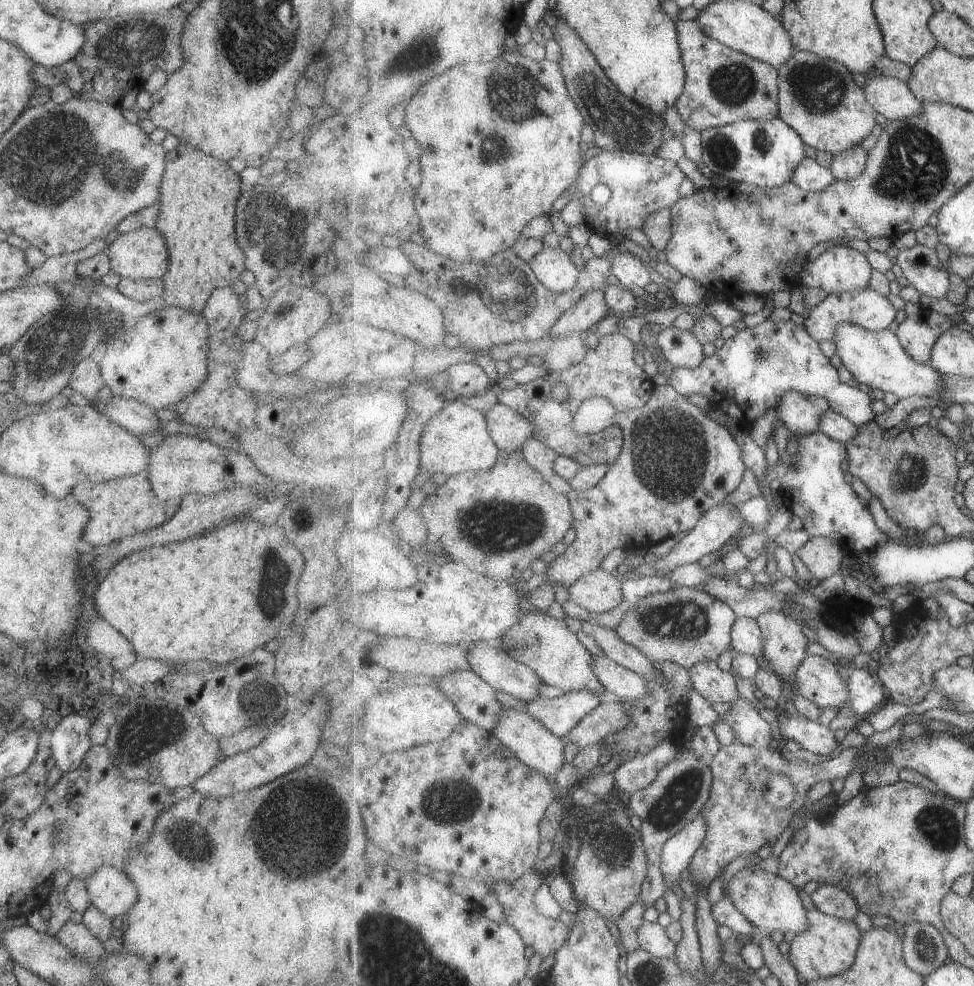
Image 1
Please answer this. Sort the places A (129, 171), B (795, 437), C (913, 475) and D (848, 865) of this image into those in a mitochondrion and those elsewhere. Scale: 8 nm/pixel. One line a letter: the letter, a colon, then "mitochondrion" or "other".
A: mitochondrion
B: other
C: mitochondrion
D: other

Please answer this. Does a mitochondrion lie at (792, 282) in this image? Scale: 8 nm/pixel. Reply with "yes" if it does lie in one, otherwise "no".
no

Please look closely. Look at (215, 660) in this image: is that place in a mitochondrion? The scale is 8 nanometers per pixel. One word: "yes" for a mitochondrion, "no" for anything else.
no

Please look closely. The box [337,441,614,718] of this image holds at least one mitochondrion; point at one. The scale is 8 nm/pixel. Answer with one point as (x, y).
(521, 522)

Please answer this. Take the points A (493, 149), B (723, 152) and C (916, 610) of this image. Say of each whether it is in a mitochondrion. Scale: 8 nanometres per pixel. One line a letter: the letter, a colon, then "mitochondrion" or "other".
A: mitochondrion
B: mitochondrion
C: other

